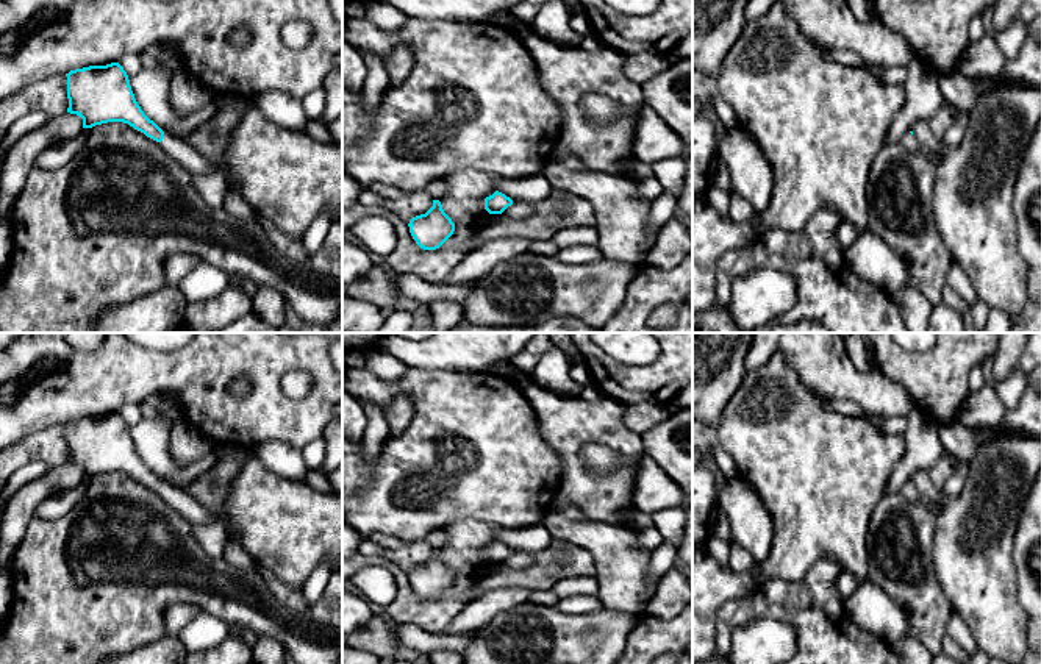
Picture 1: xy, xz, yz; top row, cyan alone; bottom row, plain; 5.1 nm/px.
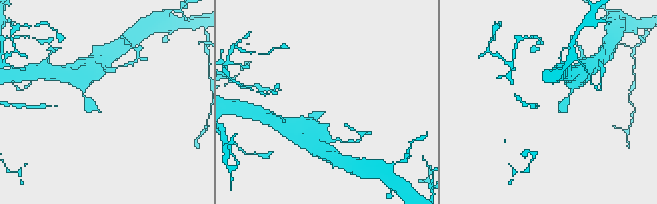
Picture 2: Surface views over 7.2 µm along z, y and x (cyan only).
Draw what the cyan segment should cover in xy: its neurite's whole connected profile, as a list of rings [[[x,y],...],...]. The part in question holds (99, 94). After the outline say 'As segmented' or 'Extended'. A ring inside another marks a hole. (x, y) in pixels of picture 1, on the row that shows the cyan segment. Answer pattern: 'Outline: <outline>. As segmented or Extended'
Outline: [[[119,62],[89,66],[66,73],[67,112],[83,119],[83,128],[123,122],[156,141],[169,156],[194,175],[214,173],[214,167],[186,141],[164,133],[138,105],[127,72]]]. Extended

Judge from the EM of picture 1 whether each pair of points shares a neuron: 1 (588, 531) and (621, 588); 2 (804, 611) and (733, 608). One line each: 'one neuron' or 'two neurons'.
1: one neuron
2: one neuron

